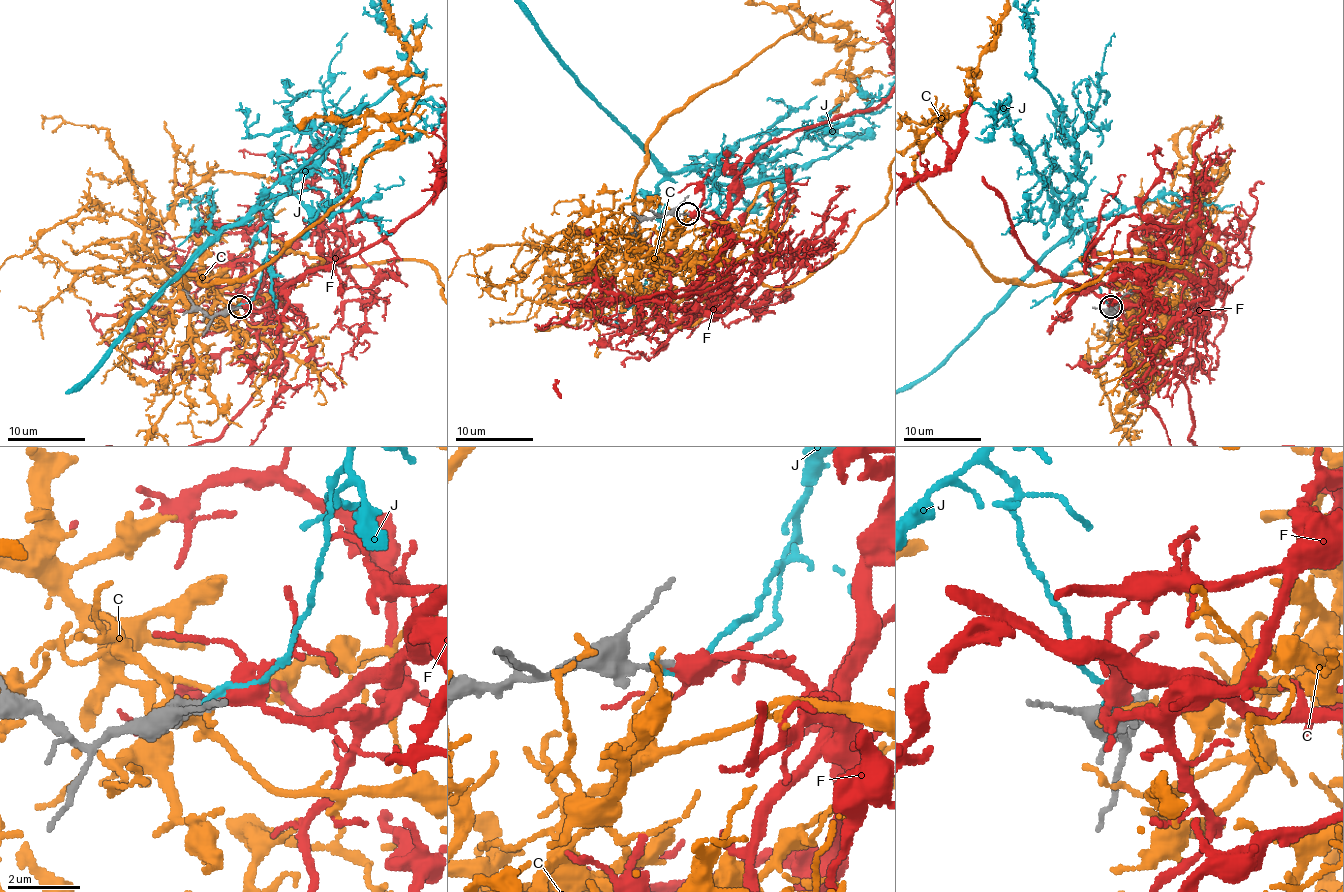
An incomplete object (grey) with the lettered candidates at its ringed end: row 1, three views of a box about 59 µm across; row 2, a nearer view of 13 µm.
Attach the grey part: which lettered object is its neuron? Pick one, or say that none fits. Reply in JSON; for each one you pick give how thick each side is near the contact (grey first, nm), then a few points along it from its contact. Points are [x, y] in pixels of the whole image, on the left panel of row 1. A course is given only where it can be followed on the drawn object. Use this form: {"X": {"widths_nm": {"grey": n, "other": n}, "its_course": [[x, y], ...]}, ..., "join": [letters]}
{"F": {"widths_nm": {"grey": 240, "other": 500}}, "join": ["F"]}

